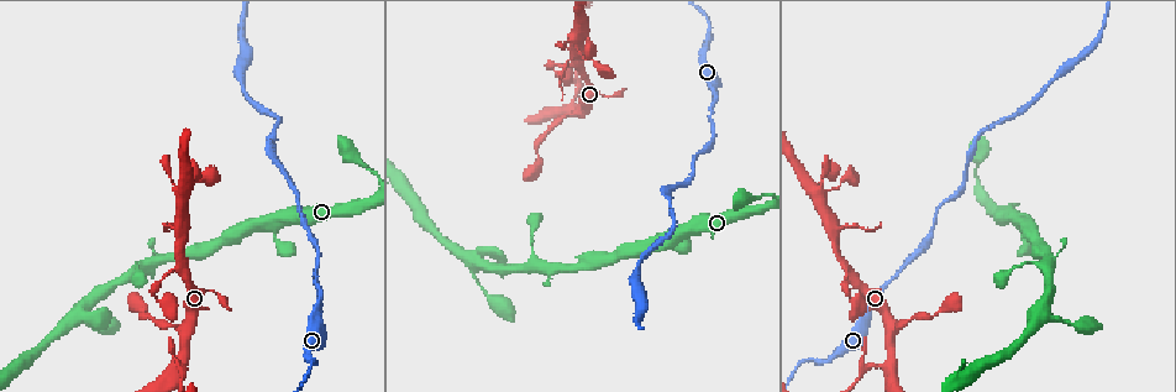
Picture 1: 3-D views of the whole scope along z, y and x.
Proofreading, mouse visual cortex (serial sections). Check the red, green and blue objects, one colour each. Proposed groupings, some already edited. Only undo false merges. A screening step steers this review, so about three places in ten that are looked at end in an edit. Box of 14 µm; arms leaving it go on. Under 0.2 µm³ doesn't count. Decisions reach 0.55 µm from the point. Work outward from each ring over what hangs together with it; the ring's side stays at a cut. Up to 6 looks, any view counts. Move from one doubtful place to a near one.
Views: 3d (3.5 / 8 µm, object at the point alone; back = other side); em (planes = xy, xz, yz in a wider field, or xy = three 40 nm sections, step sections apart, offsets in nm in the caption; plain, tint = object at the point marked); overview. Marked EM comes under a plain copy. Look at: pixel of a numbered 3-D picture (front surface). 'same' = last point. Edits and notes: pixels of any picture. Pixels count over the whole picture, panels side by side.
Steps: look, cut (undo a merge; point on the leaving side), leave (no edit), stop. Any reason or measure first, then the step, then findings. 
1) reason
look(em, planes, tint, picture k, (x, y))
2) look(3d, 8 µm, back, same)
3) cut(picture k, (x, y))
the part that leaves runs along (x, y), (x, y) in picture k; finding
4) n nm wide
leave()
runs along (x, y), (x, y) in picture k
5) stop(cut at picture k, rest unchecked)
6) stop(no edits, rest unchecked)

two arms in line, one across
look(3d, 3.5 µm, picture 1, (182, 268))

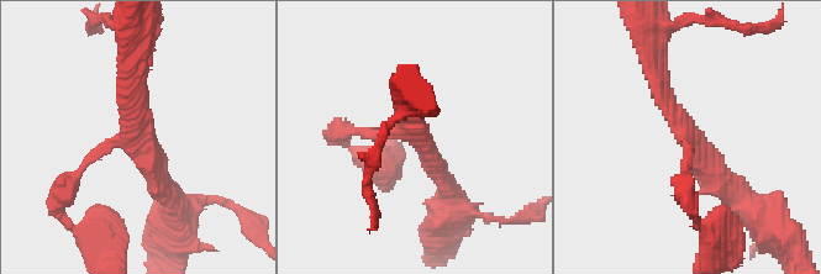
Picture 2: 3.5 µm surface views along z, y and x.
3 arms; arms of 150, 200, 250 nm
look(em, xy, step 1, tint, picture 2, (419, 138))

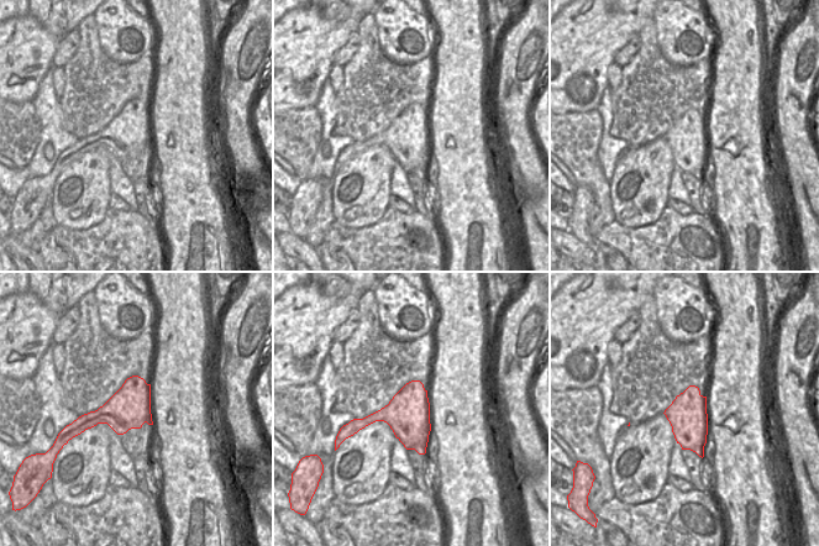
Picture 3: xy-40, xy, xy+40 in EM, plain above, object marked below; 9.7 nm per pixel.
leave()
runs along (738, 199), (675, 116), (656, 63) in picture 2; one cell here

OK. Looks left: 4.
abrupt turn
look(3d, 3.5 µm, picture 1, (815, 190))

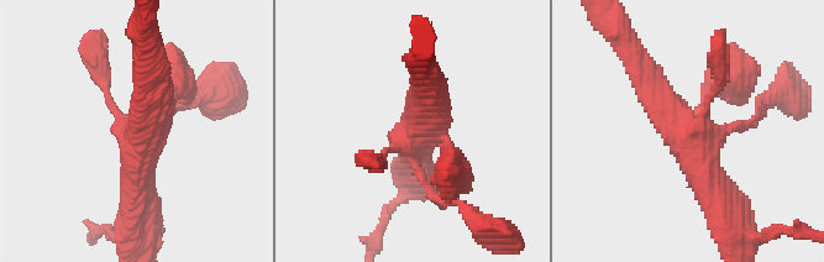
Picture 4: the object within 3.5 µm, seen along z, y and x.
need the tissue
look(em, xy, step 5, tint, picture 4, (428, 131))

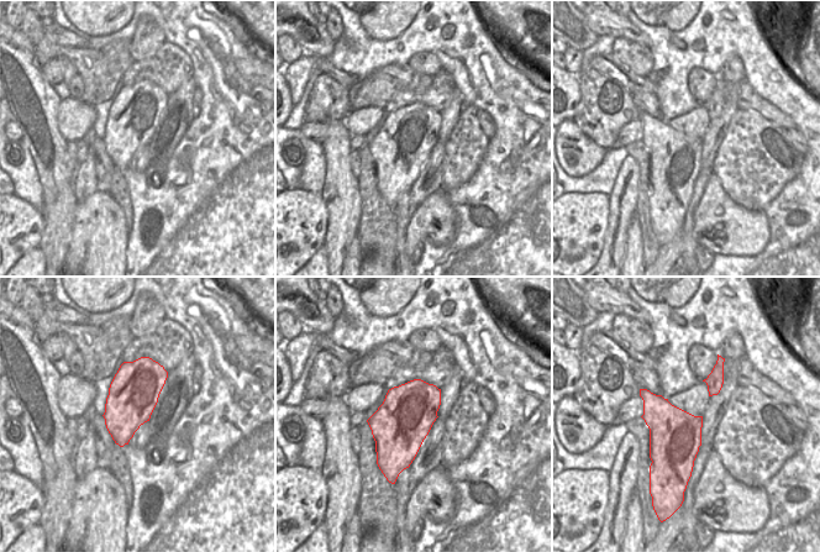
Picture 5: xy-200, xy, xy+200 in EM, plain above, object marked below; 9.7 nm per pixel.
another direction
look(em, xy, step 2, tint, same)

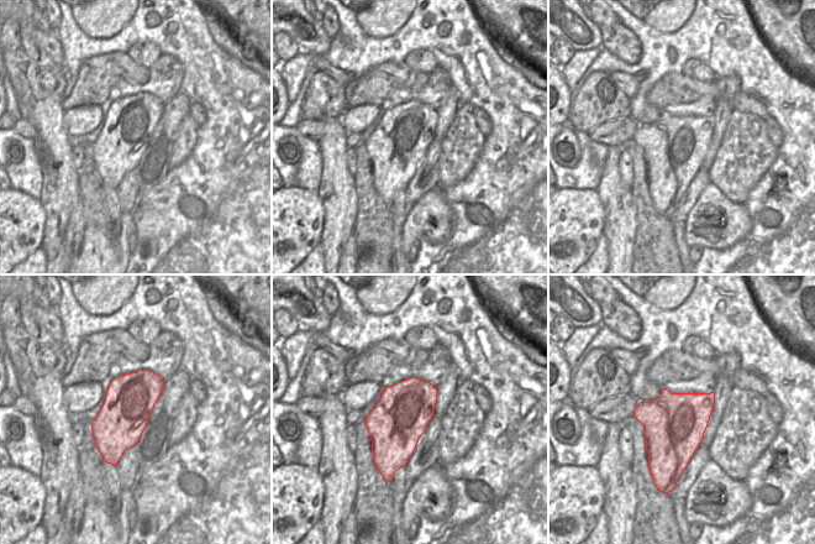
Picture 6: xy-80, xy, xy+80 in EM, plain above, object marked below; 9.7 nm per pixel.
550 nm wide
leave()
runs along (718, 203), (687, 131), (639, 62) in picture 4; one cell here

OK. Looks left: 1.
stop(no edits, rest unchecked)

